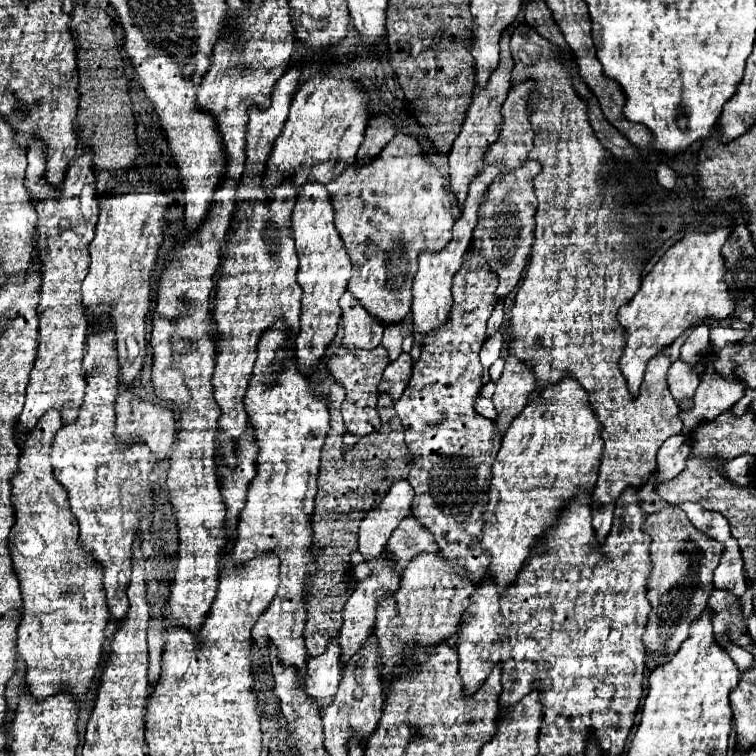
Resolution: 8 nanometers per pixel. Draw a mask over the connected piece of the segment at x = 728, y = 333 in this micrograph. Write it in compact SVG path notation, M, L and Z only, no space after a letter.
M711 329L711 335L709 335L709 343L717 349L723 349L731 343L739 343L743 337L745 337L748 330L737 329Z

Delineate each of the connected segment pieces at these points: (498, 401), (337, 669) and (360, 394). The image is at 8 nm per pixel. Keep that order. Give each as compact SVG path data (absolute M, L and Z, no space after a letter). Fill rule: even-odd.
M507 351L503 375L495 385L495 425L499 427L499 433L505 435L511 419L515 419L515 415L519 415L519 411L523 411L523 407L527 407L527 403L531 401L531 395L535 391L535 375L527 365L523 365L515 355Z
M331 639L327 645L327 651L315 659L309 659L307 663L307 675L305 675L305 691L315 701L319 711L331 703L331 697L335 695L335 687L339 685L341 675L341 647L337 639Z
M343 345L337 347L335 355L327 361L327 369L331 371L331 375L335 379L341 381L341 385L345 387L347 395L345 395L345 401L341 403L341 415L343 415L343 421L345 421L345 427L349 433L357 435L357 437L363 437L363 435L369 435L373 431L379 429L381 425L381 419L379 419L379 413L377 413L377 385L381 383L381 377L383 377L383 371L387 367L387 351L385 347L375 347L373 351L365 351L365 349L347 349Z

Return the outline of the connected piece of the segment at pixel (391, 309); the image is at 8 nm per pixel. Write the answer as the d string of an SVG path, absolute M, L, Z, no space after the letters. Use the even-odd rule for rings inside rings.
M395 135L391 139L391 143L379 153L379 157L367 161L367 163L355 163L351 167L347 167L347 171L343 171L337 179L333 179L331 183L327 183L327 191L331 195L331 201L333 201L333 209L335 209L335 227L337 227L337 233L345 245L345 251L351 259L351 265L353 265L353 277L349 281L349 287L347 291L365 307L365 311L369 315L373 315L375 319L379 319L383 325L397 325L405 319L405 315L411 311L411 283L413 283L413 277L417 273L417 257L421 251L441 251L449 241L451 241L451 227L453 227L453 203L455 203L455 197L451 197L451 193L443 187L443 177L441 173L431 165L429 157L421 153L421 147L419 143L413 139L413 137L407 137L407 135Z

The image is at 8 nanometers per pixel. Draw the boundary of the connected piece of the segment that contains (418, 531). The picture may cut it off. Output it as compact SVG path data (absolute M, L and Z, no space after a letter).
M409 515L407 519L403 519L403 523L399 523L387 543L387 555L395 559L395 569L399 571L399 577L403 577L407 563L423 551L439 553L439 547L435 543L435 537L427 529L423 529L415 517Z

